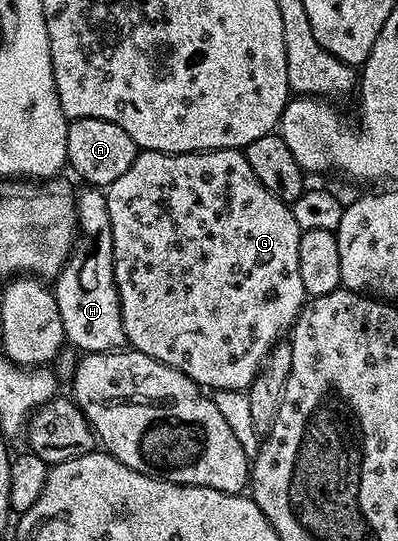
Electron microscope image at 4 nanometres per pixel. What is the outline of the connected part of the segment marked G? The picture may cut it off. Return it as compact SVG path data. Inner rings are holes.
M207 149L203 153L138 152L135 163L127 167L125 174L107 186L105 198L107 211L111 215L113 274L126 342L143 355L151 355L151 359L159 359L159 363L175 367L175 371L187 375L206 390L248 390L255 375L261 370L265 357L282 340L283 335L292 330L307 300L303 279L299 276L299 239L302 229L295 221L292 208L280 201L256 178L244 152L239 149Z

